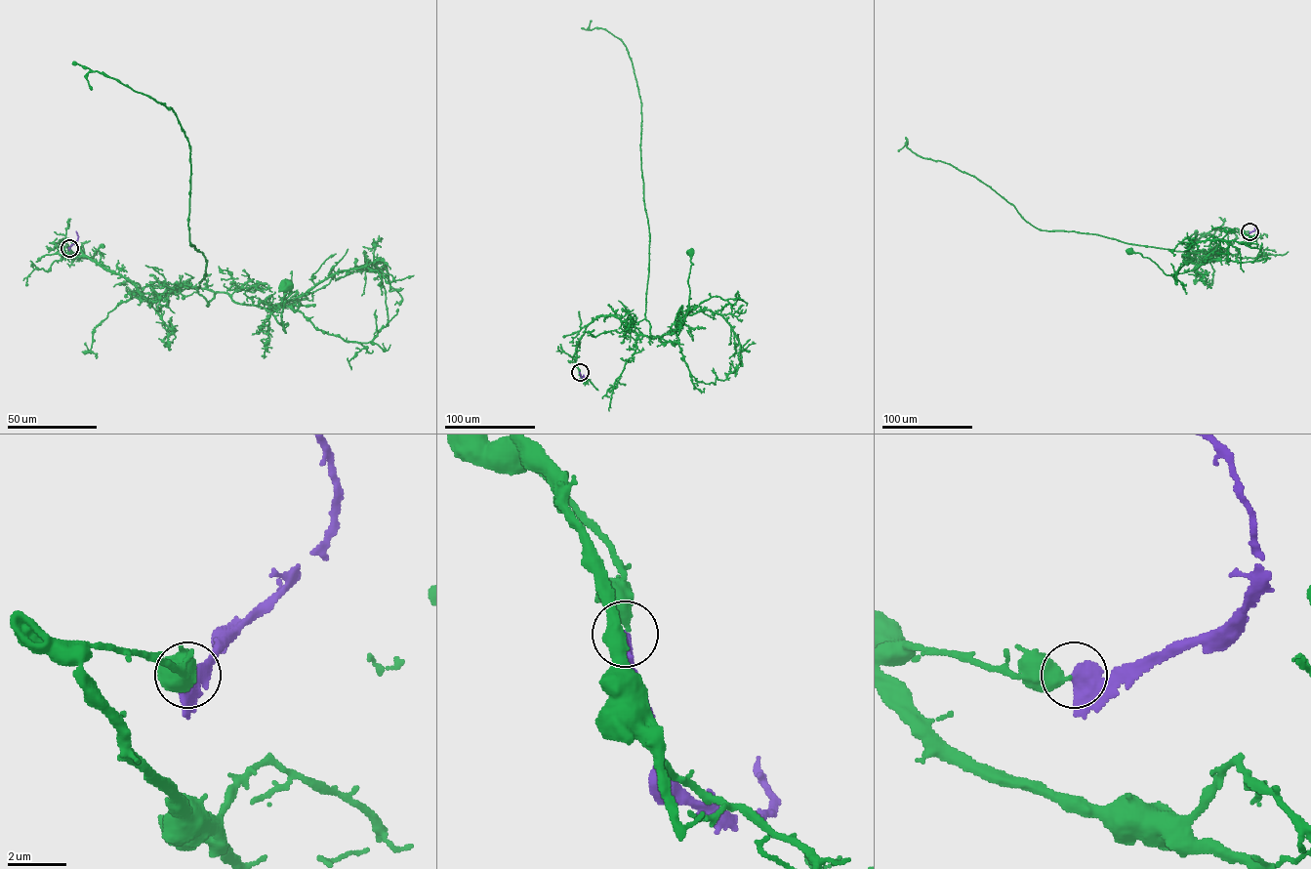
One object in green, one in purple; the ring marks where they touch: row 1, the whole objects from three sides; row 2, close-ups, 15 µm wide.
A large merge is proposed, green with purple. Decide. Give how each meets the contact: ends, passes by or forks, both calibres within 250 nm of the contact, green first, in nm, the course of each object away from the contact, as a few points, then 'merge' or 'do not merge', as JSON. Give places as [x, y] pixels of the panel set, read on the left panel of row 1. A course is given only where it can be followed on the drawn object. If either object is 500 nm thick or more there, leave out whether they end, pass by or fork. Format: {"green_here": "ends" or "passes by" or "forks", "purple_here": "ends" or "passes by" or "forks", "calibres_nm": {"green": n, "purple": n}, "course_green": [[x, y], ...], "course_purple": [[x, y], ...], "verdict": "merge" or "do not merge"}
{"calibres_nm": {"green": 420, "purple": 650}, "course_green": [[68, 248], [63, 239], [149, 303], [178, 287], [225, 292], [268, 310], [285, 332], [288, 284]], "course_purple": [[68, 248], [77, 239], [76, 231]], "verdict": "do not merge"}

